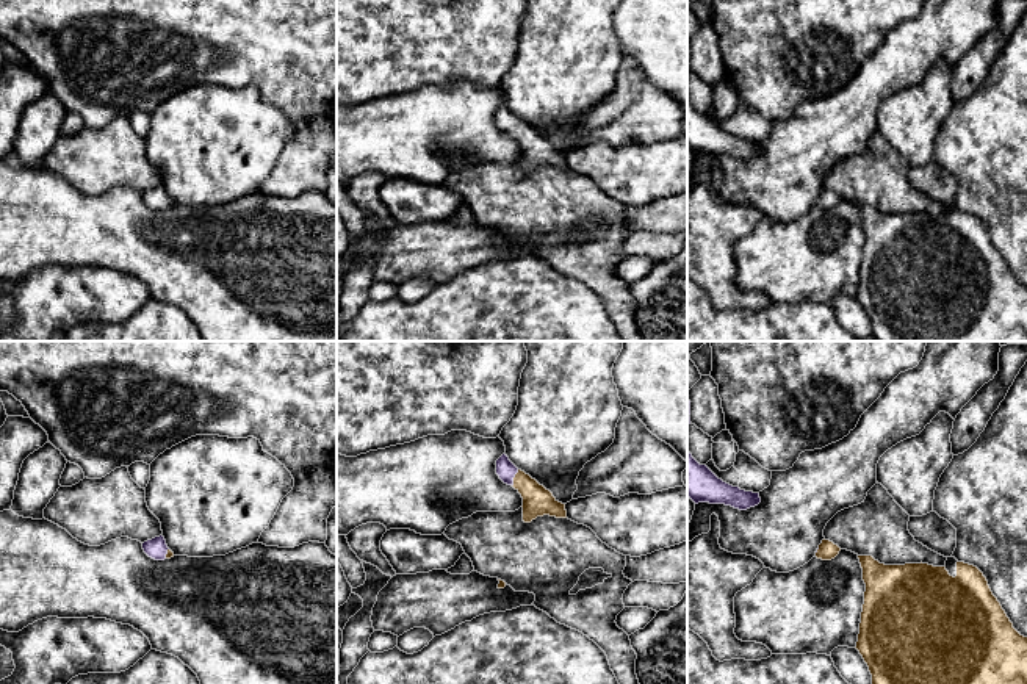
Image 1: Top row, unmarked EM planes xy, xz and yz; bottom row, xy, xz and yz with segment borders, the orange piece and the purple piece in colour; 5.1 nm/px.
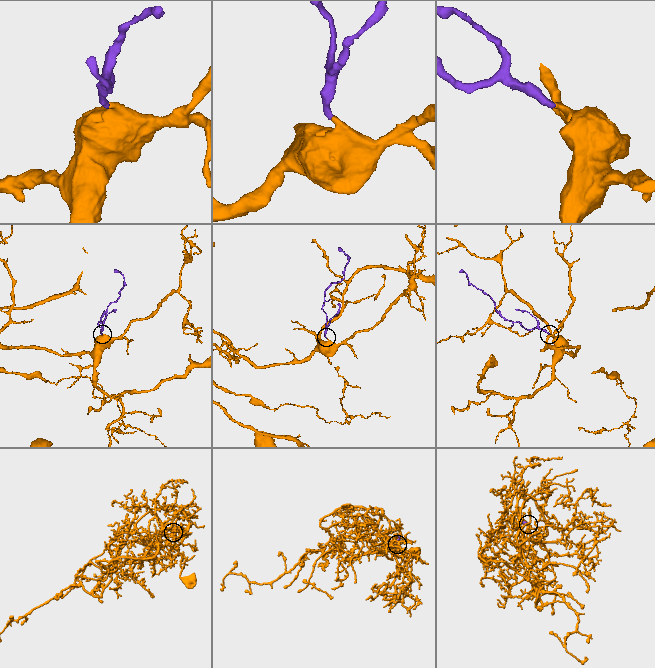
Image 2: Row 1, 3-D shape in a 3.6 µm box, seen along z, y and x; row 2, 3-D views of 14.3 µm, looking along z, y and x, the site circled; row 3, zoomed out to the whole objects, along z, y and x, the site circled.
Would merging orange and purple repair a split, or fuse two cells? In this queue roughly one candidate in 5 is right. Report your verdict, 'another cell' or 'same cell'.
same cell

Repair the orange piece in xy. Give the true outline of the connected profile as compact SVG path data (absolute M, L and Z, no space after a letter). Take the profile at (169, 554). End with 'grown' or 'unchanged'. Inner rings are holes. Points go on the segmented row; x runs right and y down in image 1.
M163 535L144 542L142 549L149 557L155 560L164 560L174 557L174 553L168 548Z; grown

